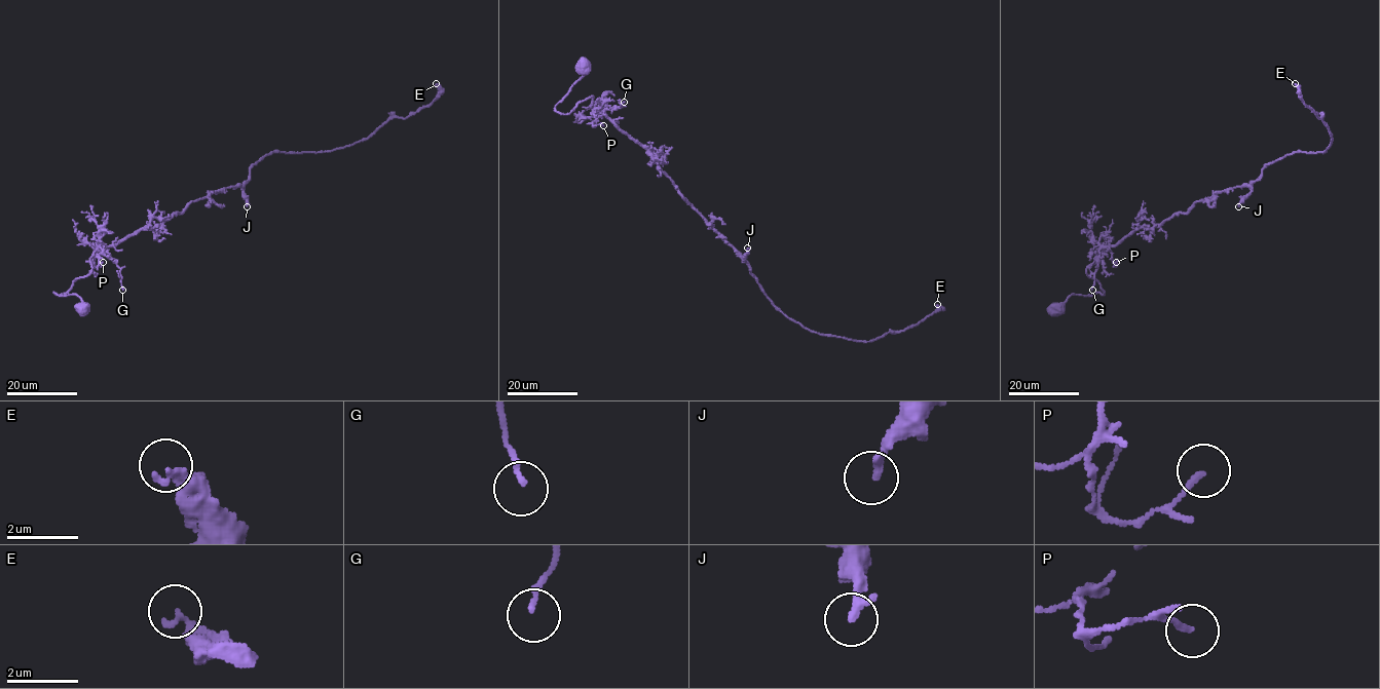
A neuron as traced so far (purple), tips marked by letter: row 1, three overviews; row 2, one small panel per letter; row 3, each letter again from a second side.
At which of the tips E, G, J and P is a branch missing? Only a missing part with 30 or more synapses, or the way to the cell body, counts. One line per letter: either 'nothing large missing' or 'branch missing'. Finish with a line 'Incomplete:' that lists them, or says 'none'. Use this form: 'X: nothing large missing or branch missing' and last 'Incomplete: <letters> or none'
E: nothing large missing
G: nothing large missing
J: nothing large missing
P: nothing large missing
Incomplete: none

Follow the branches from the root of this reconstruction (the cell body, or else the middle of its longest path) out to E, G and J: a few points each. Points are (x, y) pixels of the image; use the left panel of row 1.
E: (79, 307), (54, 293), (87, 275), (97, 251), (240, 186), (266, 154), (366, 140), (427, 107), (436, 83)
G: (79, 307), (75, 295), (54, 293), (65, 294), (87, 275), (97, 251), (104, 249), (120, 269), (122, 290)
J: (79, 307), (75, 295), (54, 293), (65, 294), (87, 275), (97, 251), (227, 188), (240, 186), (247, 206)

